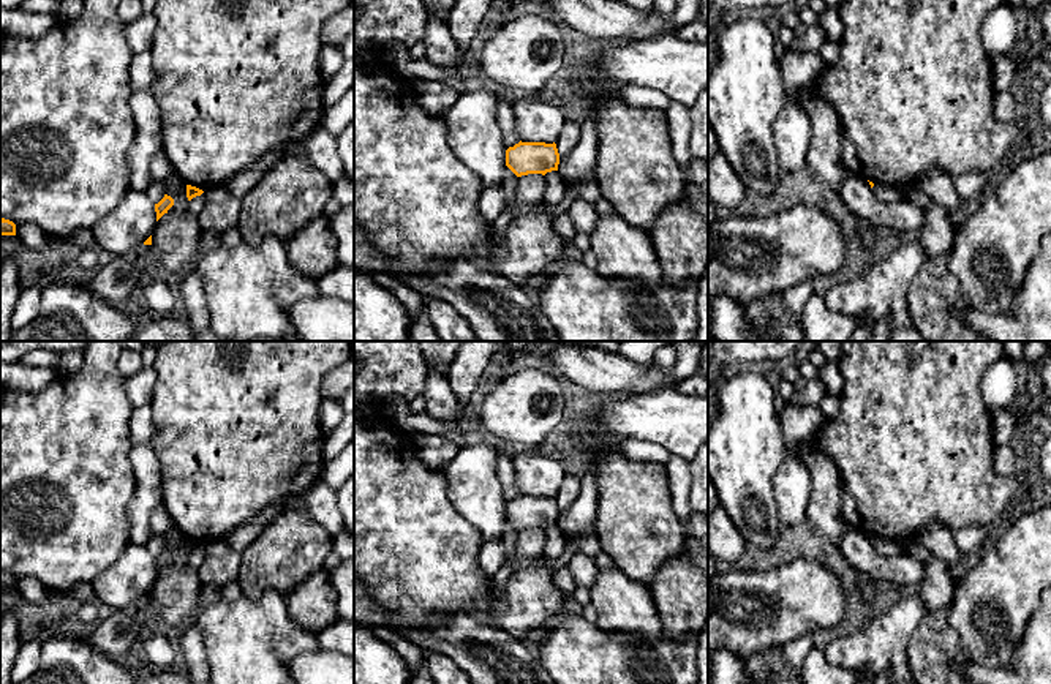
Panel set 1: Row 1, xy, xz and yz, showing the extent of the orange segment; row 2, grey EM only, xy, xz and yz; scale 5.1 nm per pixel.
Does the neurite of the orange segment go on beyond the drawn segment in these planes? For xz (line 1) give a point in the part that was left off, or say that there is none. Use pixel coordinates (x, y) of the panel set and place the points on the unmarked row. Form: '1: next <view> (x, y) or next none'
1: next none

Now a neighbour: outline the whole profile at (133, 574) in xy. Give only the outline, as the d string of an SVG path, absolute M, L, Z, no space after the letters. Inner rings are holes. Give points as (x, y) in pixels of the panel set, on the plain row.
M130 542L119 559L92 583L92 588L96 600L114 610L123 610L153 589L155 581L155 558L145 545Z

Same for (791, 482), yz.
M798 457L785 458L774 472L773 494L779 521L787 531L806 520L811 475Z

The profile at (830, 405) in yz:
M827 392L827 395L819 403L819 408L827 420L838 417L841 409L839 395Z

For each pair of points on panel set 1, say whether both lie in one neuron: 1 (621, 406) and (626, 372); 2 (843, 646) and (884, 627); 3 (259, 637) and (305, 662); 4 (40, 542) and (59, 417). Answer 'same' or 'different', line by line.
1: different
2: same
3: different
4: same

